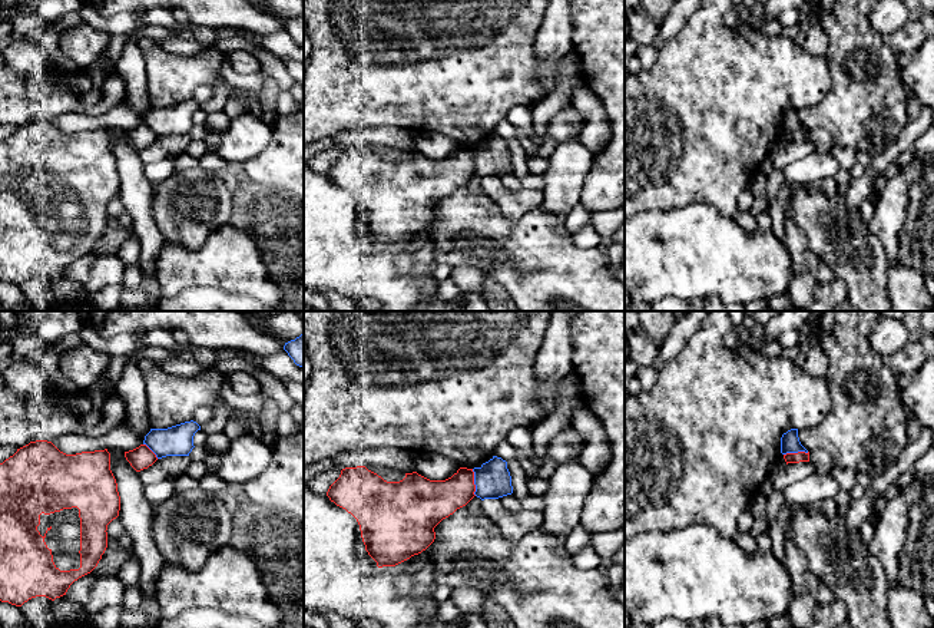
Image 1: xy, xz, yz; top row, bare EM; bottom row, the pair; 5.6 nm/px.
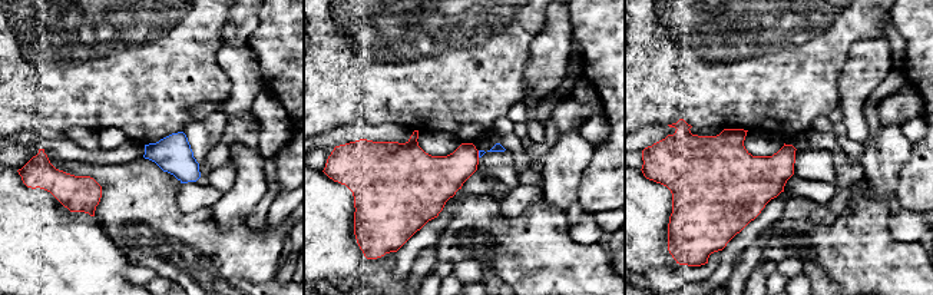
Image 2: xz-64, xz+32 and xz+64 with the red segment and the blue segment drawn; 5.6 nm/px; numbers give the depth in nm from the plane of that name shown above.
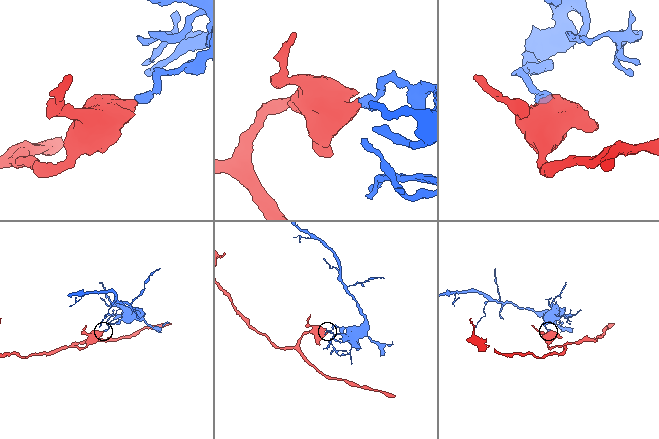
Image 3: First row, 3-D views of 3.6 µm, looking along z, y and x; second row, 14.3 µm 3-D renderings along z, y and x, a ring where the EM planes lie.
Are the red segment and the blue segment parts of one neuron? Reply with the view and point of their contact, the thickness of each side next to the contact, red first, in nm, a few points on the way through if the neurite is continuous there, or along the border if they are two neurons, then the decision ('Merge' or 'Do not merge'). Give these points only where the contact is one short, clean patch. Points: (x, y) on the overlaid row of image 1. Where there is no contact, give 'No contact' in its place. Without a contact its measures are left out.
Touches red at xz (473, 482). Thickness 240 nm (red) against 200 nm. Boundary: xz (472, 469), (476, 495). Do not merge

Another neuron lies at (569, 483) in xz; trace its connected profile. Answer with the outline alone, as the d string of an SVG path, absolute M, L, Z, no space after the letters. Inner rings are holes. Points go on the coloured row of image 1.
M573 459L557 463L547 485L544 520L539 529L564 541L574 528L580 526L582 508L592 489L593 476L577 459Z

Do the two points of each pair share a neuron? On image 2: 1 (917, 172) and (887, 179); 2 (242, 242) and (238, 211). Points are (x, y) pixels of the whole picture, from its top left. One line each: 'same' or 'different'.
1: different
2: different

